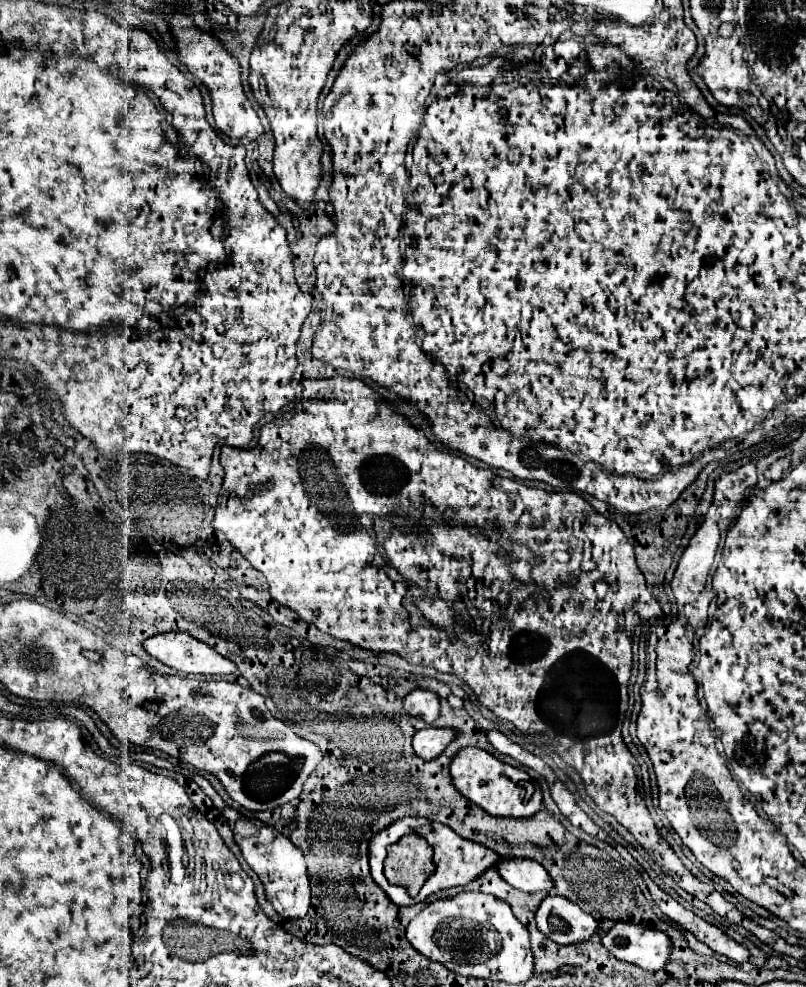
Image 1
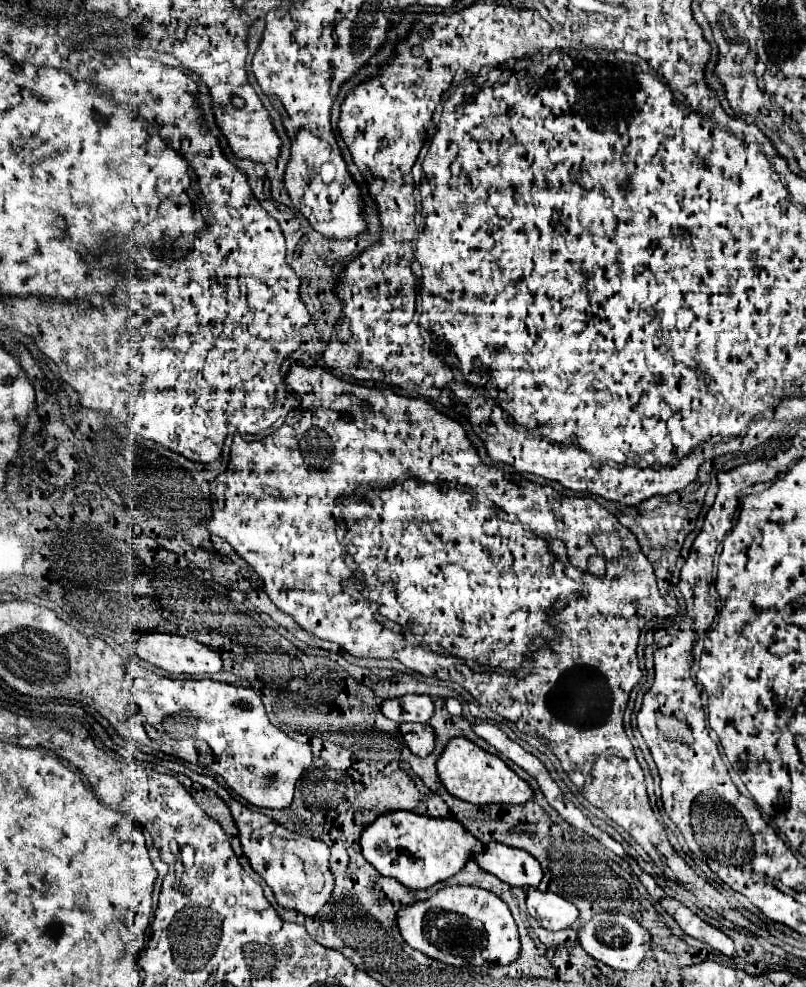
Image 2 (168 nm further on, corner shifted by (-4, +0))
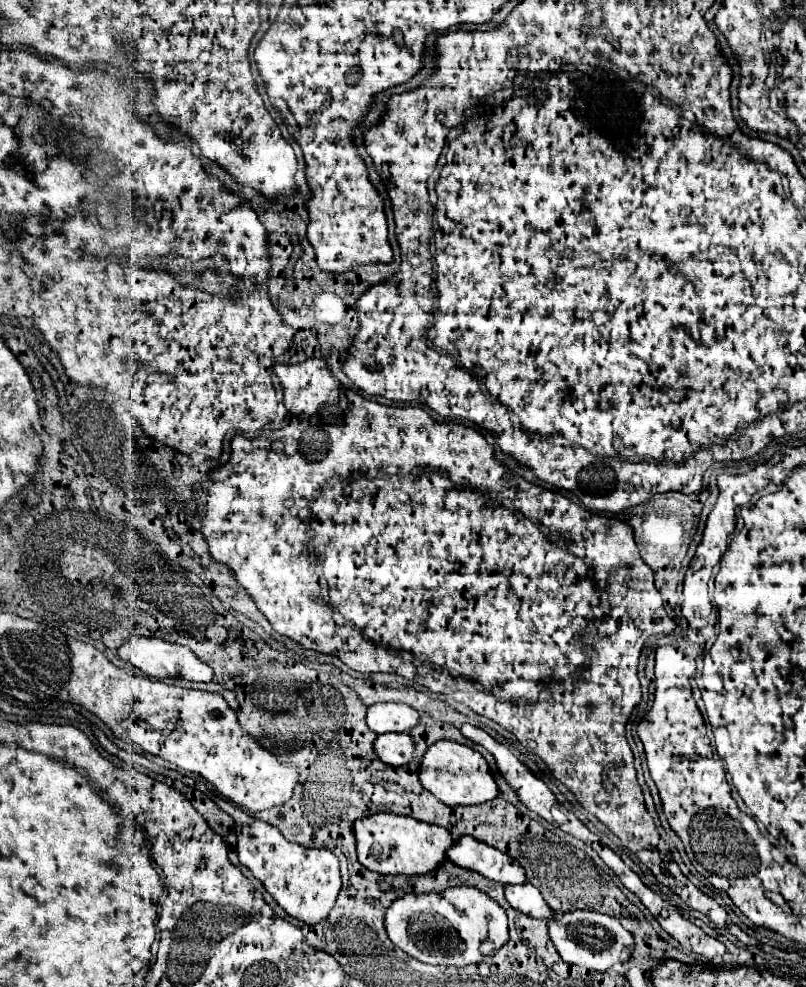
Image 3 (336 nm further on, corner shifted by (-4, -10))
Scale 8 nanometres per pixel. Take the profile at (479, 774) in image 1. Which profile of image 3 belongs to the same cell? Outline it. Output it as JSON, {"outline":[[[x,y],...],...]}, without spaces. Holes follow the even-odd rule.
{"outline":[[[440,740],[432,744],[420,766],[420,782],[446,806],[476,806],[500,796],[500,788],[484,756],[464,744]]]}

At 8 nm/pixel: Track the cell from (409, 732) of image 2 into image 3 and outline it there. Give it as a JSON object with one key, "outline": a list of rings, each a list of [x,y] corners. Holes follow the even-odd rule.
{"outline":[[[410,734],[400,736],[378,736],[374,742],[374,752],[382,762],[392,766],[408,764],[414,756],[414,740]]]}

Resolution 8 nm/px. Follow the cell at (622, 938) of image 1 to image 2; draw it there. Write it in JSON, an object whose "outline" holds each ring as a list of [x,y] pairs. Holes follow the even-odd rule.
{"outline":[[[602,912],[592,916],[588,922],[578,922],[572,926],[576,930],[576,938],[580,946],[598,962],[614,968],[614,970],[634,970],[650,952],[650,934],[632,918],[624,914]]]}

